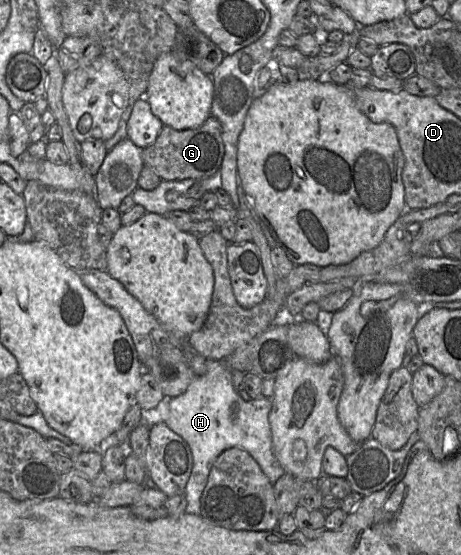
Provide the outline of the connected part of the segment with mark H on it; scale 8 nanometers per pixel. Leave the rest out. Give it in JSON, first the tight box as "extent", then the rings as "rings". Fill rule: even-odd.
{"extent":[166,360,284,514],"rings":[[[208,360],[204,375],[196,376],[182,394],[169,398],[166,424],[189,445],[193,458],[191,474],[185,487],[186,513],[200,514],[200,498],[206,486],[211,466],[224,450],[238,447],[246,450],[258,463],[262,472],[274,484],[284,473],[272,447],[268,420],[272,398],[259,397],[243,400],[233,387],[232,371],[224,360]],[[237,403],[232,411],[232,404]]]}

